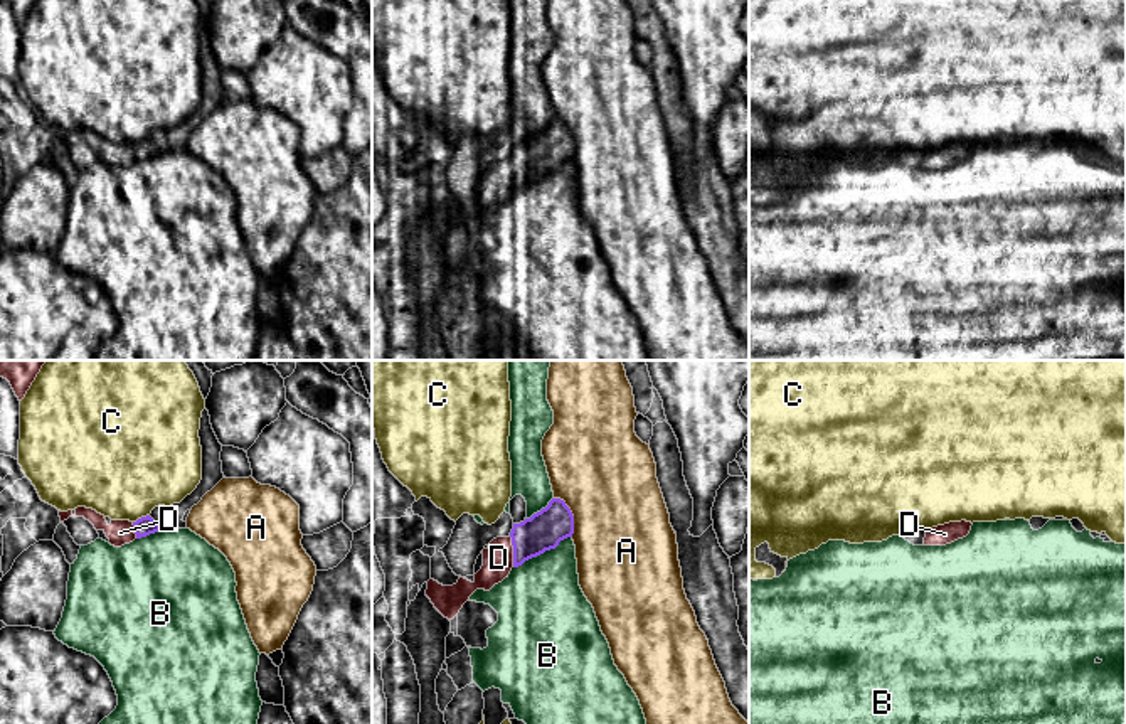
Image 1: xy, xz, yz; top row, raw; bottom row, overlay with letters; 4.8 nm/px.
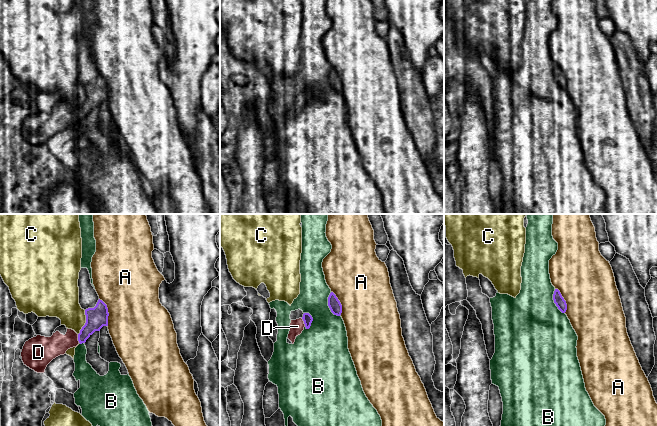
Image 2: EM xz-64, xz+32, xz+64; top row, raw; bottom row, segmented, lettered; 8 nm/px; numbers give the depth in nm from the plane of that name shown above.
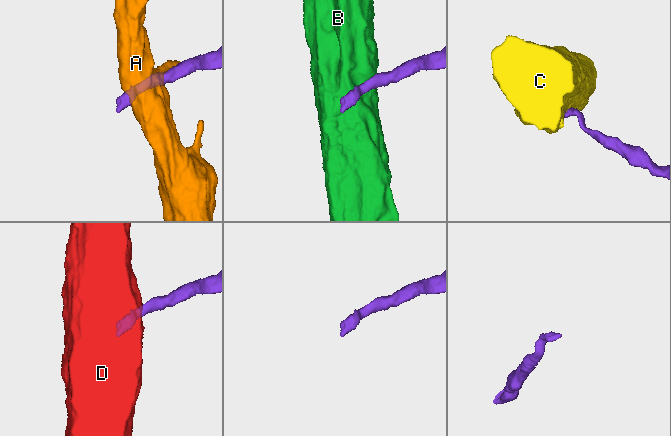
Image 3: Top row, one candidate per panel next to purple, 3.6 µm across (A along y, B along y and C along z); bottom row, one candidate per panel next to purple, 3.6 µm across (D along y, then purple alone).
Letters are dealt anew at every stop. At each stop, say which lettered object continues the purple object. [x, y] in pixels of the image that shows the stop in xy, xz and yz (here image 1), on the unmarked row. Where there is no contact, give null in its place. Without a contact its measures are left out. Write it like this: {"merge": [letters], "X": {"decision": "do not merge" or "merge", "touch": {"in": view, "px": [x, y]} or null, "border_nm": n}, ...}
{"merge": ["D"], "A": {"decision": "do not merge", "touch": {"in": "xz", "px": [571, 137]}, "border_nm": 220}, "B": {"decision": "do not merge", "touch": {"in": "xz", "px": [542, 175]}, "border_nm": 320}, "C": {"decision": "do not merge", "touch": {"in": "xy", "px": [142, 140]}, "border_nm": 90}, "D": {"decision": "merge", "touch": {"in": "xz", "px": [514, 174]}, "border_nm": 150}}

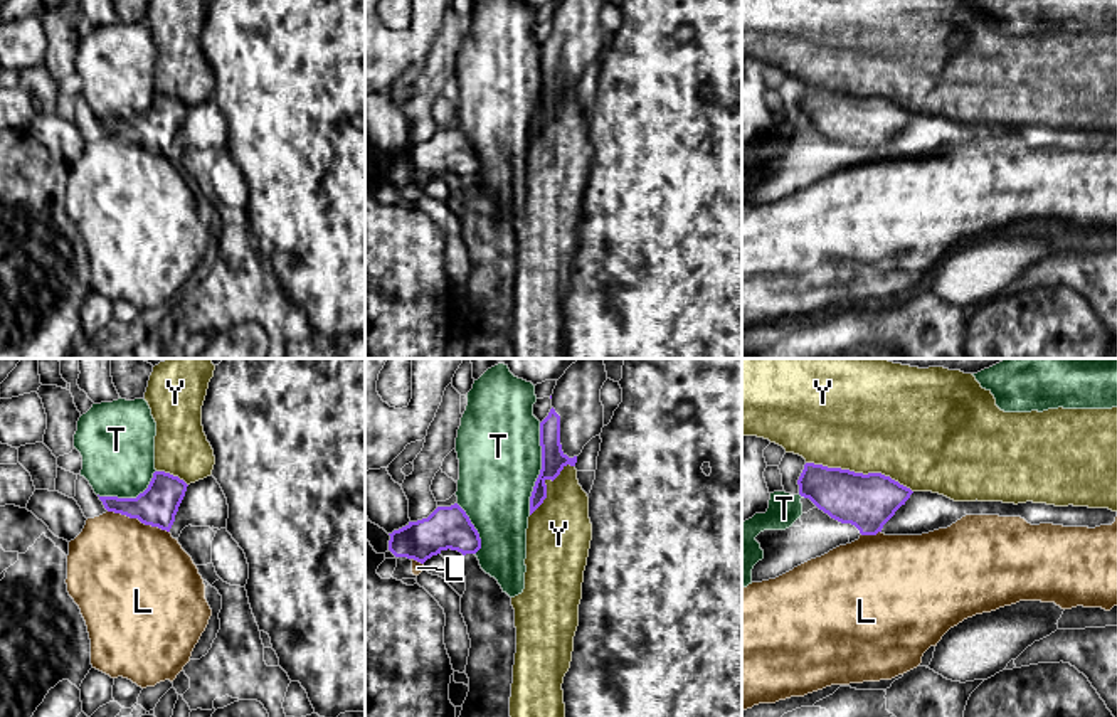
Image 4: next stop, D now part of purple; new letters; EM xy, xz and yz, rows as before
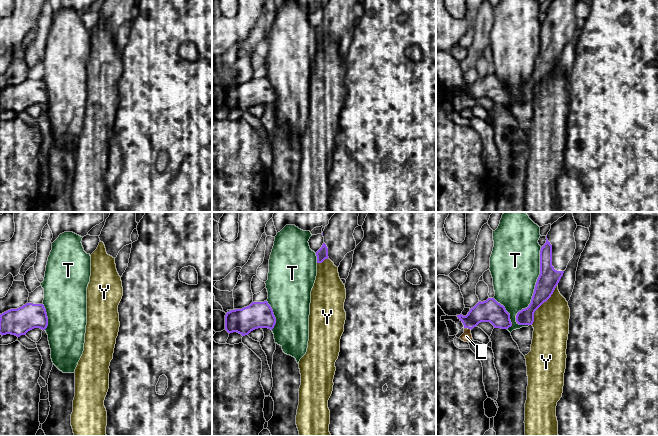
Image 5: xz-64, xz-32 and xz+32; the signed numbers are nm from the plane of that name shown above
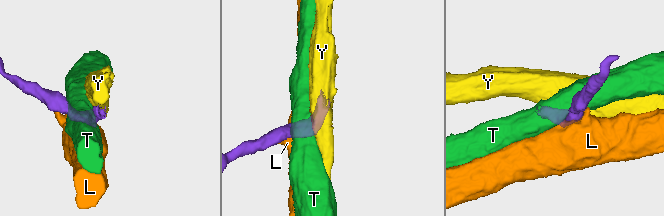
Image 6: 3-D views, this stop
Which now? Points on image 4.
{"merge": [], "L": {"decision": "do not merge", "touch": {"in": "xy", "px": [138, 142]}, "border_nm": 320}, "T": {"decision": "do not merge", "touch": {"in": "xz", "px": [542, 91]}, "border_nm": 440}, "Y": {"decision": "do not merge", "touch": {"in": "yz", "px": [860, 96]}, "border_nm": 550}}

